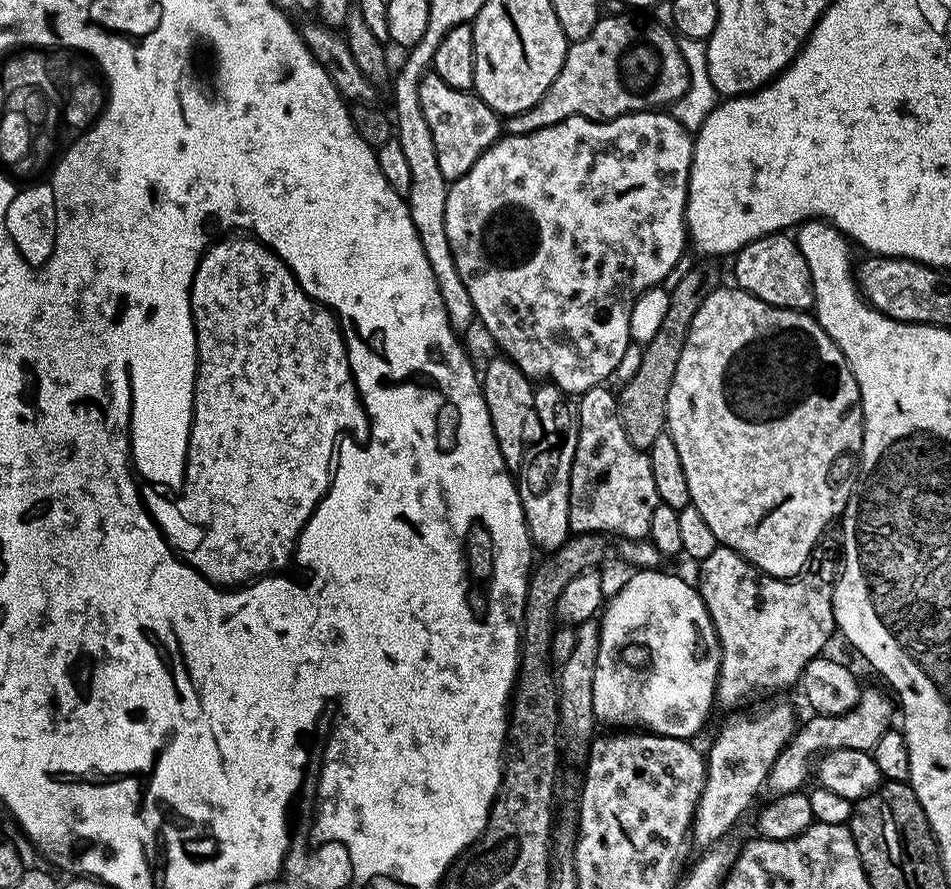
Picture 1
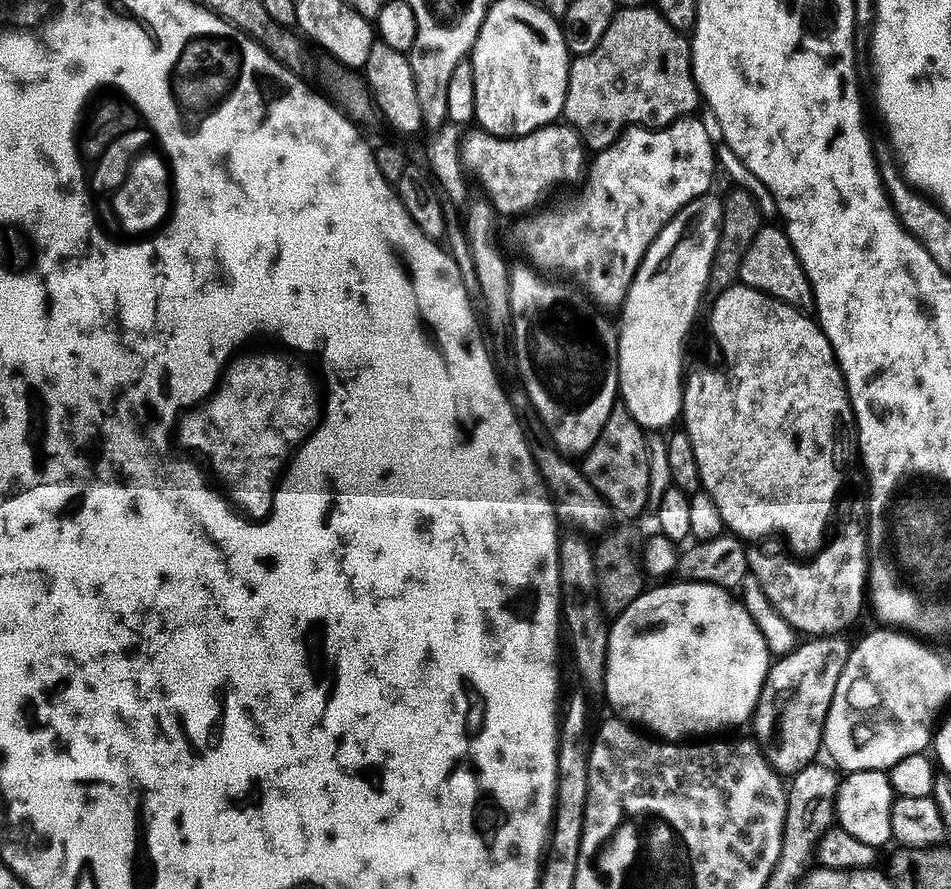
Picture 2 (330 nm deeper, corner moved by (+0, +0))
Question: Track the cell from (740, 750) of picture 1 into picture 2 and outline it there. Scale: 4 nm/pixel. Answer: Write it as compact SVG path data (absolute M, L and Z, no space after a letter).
M808 638L797 643L796 647L785 651L771 661L768 672L764 675L764 684L760 687L756 708L752 711L750 721L751 735L754 737L764 759L775 772L794 774L817 759L816 751L822 748L824 734L824 713L827 711L829 689L824 688L824 671L828 668L828 640L824 638Z

